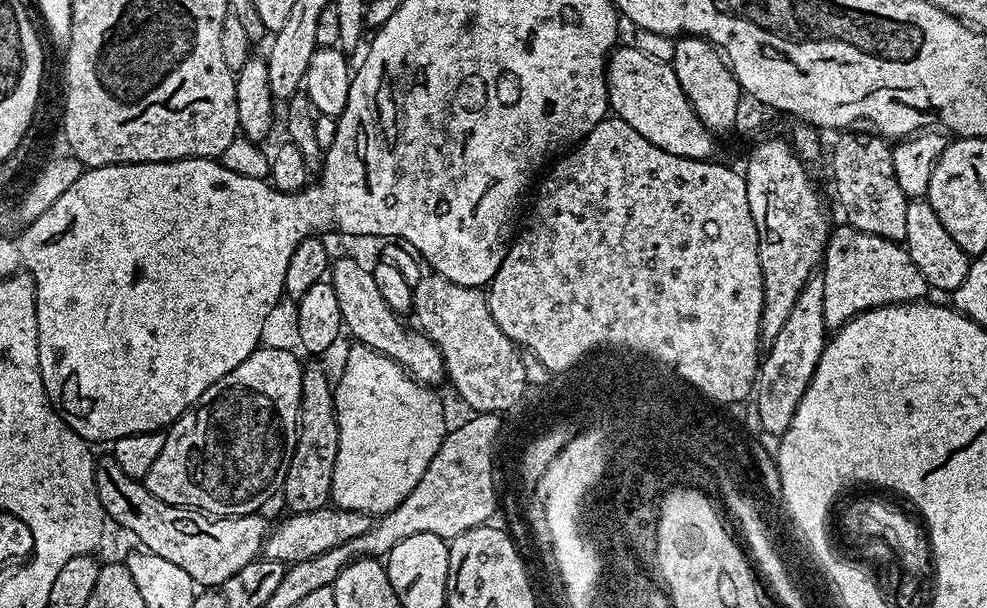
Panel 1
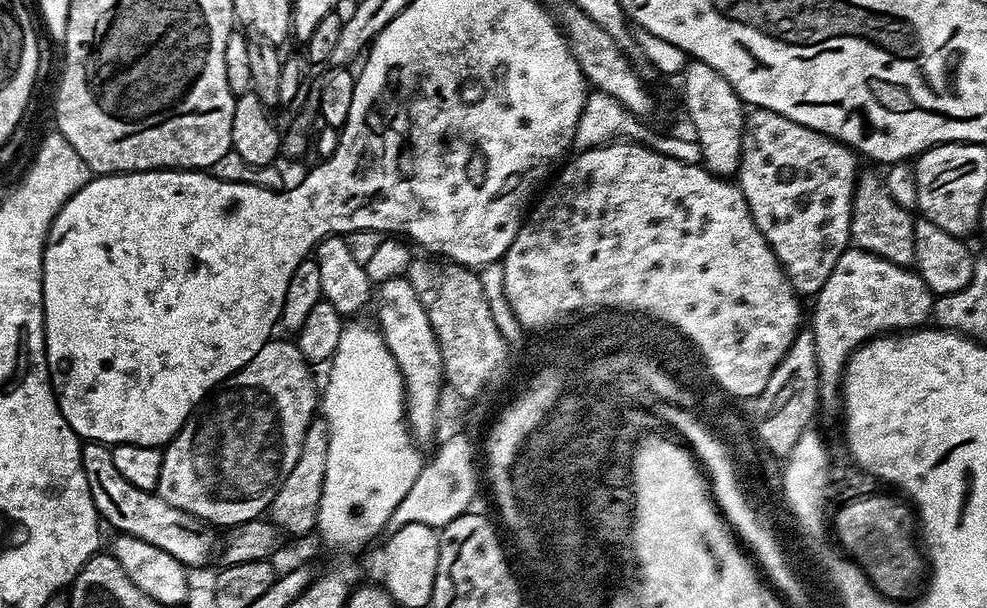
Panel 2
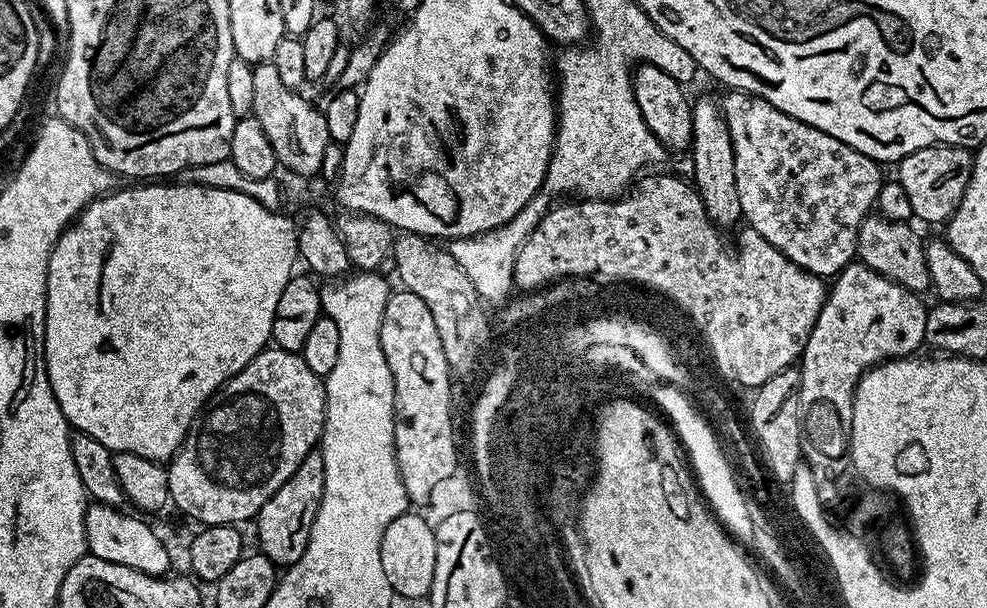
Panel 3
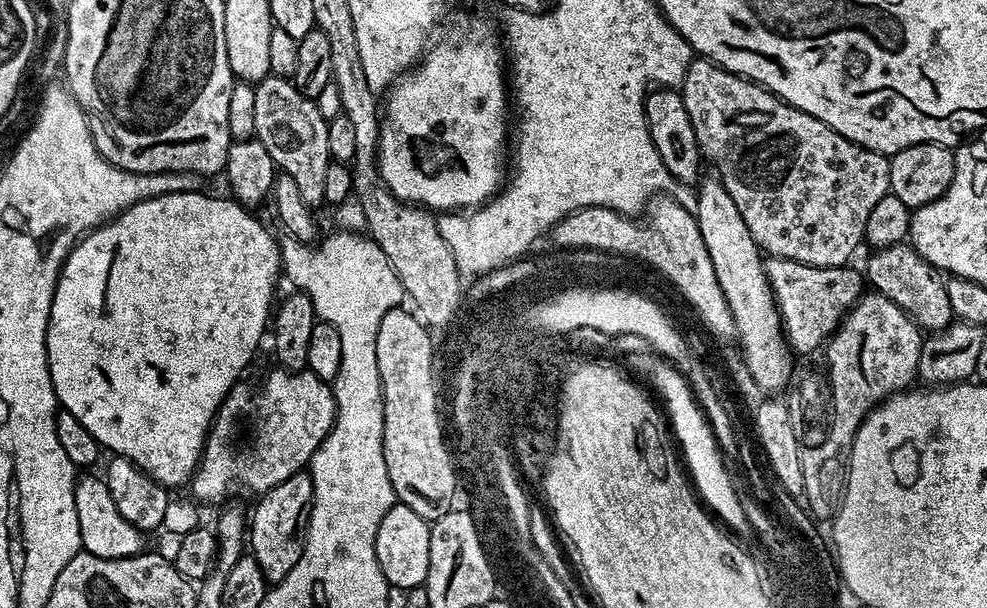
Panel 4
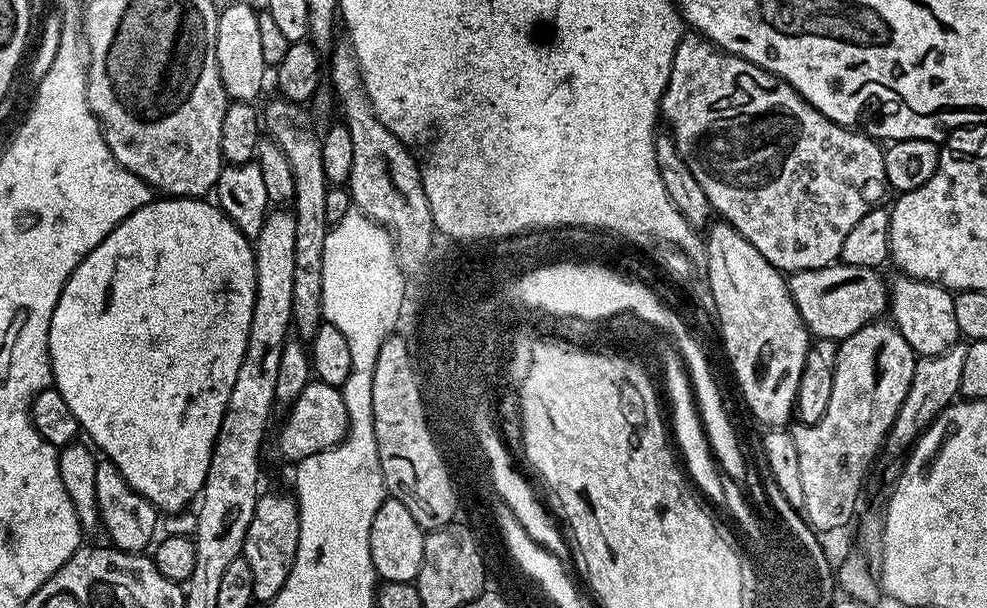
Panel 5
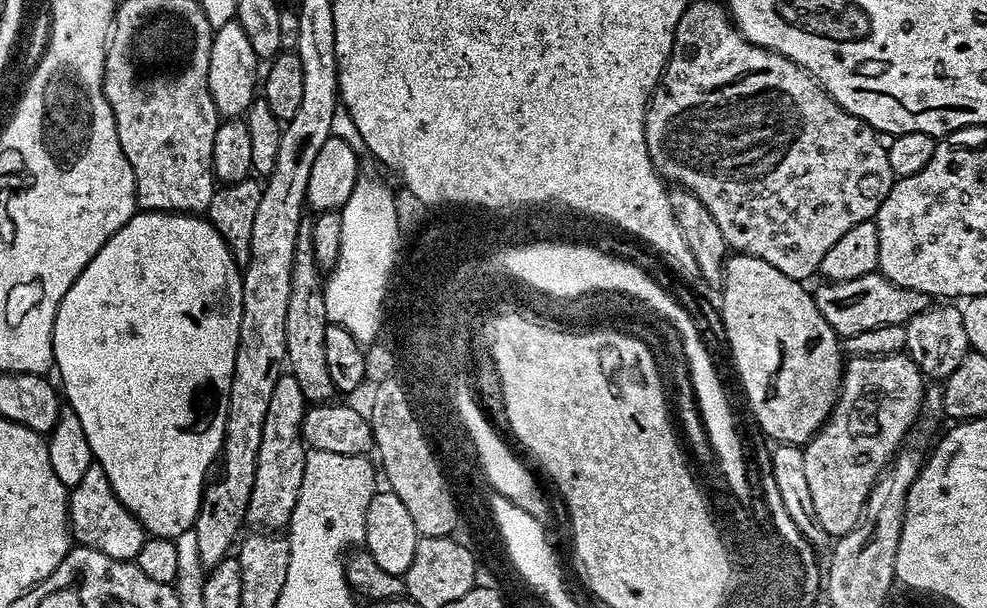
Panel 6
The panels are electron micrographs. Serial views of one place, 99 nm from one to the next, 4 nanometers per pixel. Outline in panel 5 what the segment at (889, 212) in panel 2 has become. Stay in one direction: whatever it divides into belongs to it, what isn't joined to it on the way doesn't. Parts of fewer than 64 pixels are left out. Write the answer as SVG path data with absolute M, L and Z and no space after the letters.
M896 274L890 280L890 320L910 342L917 357L942 354L961 339L958 317L954 315L955 295L942 284L915 280L913 276Z

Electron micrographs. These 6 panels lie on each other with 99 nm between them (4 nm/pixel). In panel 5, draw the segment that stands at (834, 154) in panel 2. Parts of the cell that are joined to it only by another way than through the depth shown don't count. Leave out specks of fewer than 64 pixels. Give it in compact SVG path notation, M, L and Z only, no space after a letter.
M696 34L685 35L680 41L678 50L674 54L674 66L670 70L670 82L660 99L660 116L668 119L670 135L677 146L677 150L698 180L698 185L702 186L702 191L709 199L713 213L719 219L725 220L766 262L774 265L779 272L791 274L802 270L818 270L825 268L840 260L842 242L846 242L846 234L866 218L866 214L871 208L877 207L880 200L888 188L886 178L886 162L884 161L884 148L871 136L857 130L856 128L843 128L840 124L835 124L830 118L826 118L810 102L806 102L796 93L794 86L790 86L782 78L778 78L772 72L767 72L764 68L759 68L756 64L746 62L737 56L731 56L728 52L721 52L711 40L705 40Z

